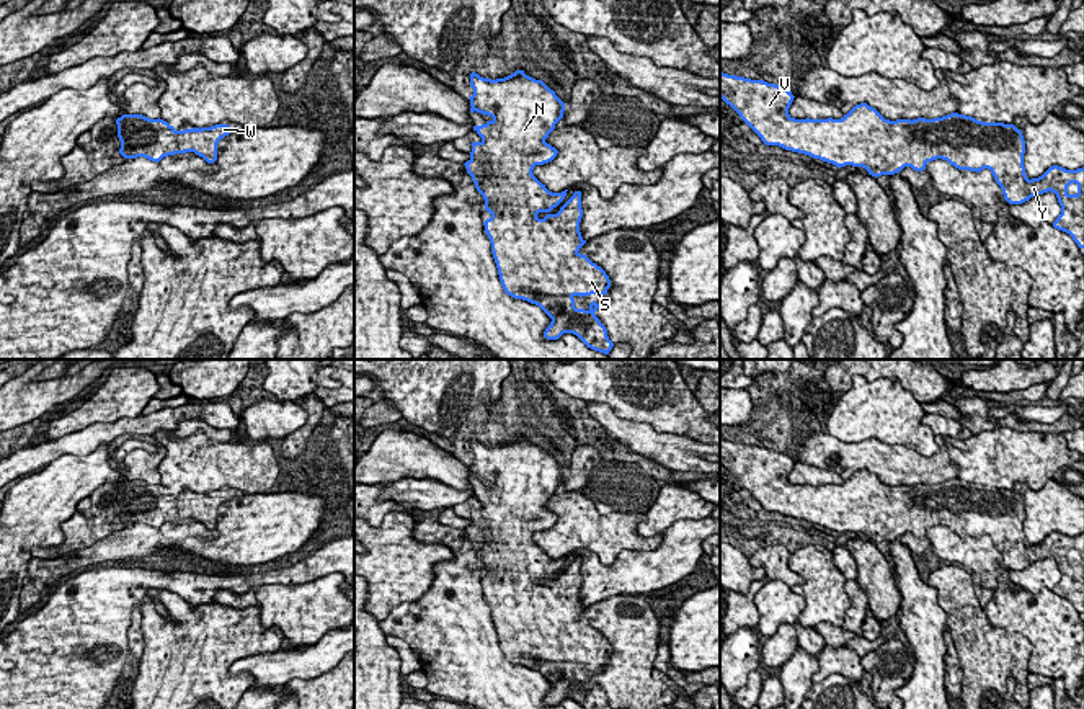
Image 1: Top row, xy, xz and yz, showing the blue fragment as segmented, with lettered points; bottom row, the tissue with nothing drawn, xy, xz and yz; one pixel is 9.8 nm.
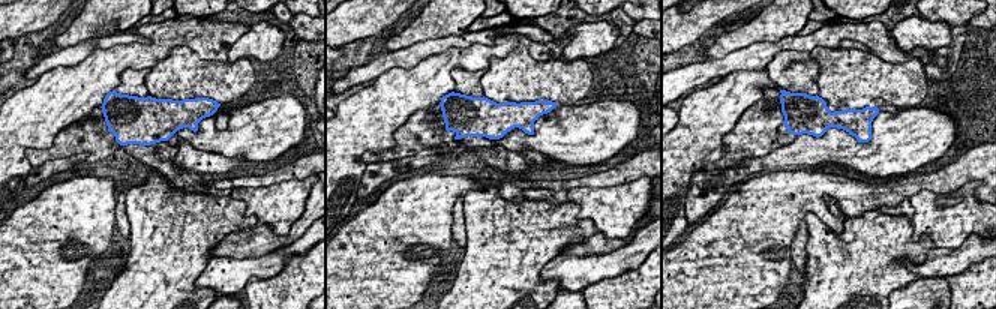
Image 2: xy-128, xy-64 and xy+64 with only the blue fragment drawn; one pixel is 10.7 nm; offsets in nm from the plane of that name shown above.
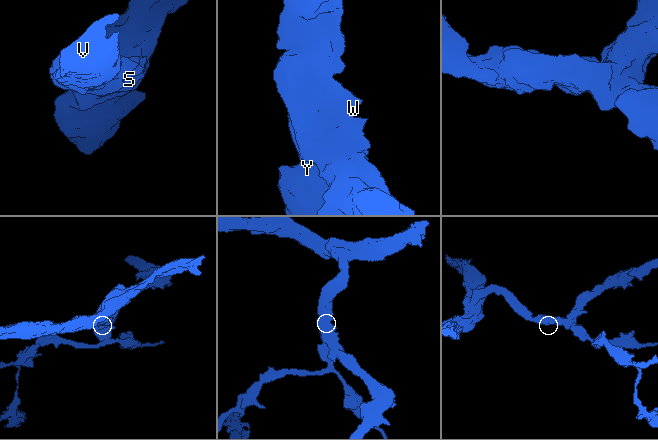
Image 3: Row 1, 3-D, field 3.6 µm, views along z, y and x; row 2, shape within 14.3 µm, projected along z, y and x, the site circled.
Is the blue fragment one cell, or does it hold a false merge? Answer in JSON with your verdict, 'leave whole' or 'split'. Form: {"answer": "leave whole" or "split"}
{"answer": "leave whole"}

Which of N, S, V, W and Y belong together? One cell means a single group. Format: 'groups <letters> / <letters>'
groups N S V W Y

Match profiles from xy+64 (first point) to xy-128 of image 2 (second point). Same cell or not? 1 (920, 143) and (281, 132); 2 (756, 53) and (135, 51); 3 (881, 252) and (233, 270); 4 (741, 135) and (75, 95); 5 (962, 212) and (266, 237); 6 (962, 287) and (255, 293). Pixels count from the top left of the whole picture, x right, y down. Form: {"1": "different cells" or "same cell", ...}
{"1": "same cell", "2": "different cells", "3": "different cells", "4": "different cells", "5": "different cells", "6": "same cell"}

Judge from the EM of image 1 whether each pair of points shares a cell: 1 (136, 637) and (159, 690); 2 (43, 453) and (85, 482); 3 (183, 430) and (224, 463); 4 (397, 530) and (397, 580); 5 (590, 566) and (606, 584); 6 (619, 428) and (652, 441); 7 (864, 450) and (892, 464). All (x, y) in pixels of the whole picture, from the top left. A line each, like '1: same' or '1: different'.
1: different
2: different
3: different
4: same
5: same
6: same
7: same

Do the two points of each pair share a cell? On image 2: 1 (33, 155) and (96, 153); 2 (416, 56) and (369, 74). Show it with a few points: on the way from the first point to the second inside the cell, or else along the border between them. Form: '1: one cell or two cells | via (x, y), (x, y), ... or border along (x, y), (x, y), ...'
1: one cell | via (48, 155), (63, 146), (81, 146)
2: one cell | via (404, 59), (390, 59), (381, 65)

